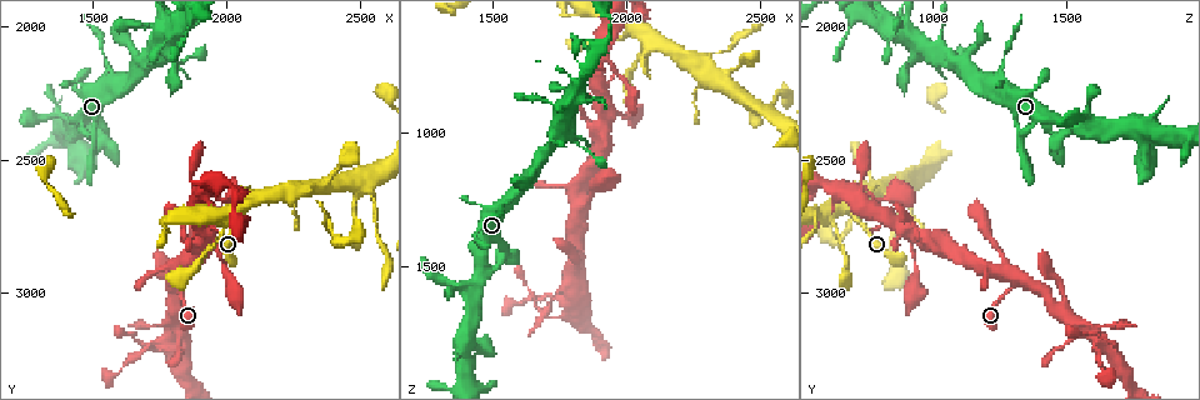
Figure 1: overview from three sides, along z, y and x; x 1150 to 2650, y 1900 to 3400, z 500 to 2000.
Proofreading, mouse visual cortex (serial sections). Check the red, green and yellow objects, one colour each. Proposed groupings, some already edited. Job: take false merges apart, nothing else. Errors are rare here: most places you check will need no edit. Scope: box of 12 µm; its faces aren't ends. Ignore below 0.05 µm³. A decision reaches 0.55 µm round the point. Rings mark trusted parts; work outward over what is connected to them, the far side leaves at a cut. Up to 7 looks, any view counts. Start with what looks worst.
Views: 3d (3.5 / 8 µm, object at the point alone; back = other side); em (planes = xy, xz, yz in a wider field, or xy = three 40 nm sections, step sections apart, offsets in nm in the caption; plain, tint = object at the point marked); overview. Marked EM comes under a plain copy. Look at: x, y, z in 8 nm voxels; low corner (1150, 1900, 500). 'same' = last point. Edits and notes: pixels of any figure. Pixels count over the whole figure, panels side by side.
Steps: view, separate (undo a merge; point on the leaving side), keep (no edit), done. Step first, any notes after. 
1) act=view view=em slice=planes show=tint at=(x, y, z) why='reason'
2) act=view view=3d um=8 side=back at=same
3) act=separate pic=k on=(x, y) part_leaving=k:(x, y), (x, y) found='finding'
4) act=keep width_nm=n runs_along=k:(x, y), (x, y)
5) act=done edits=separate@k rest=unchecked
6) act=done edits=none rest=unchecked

act=view view=3d um=3.5 at=(1820, 2950, 1310) why='calibre changes'

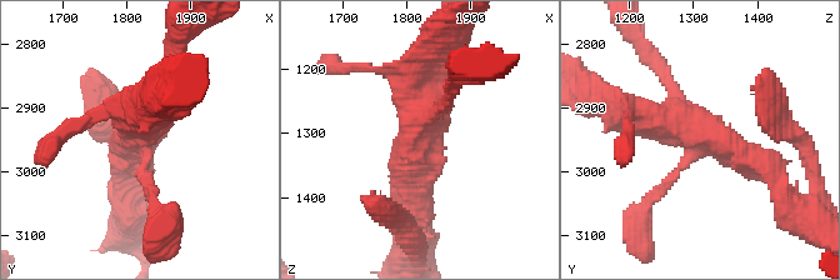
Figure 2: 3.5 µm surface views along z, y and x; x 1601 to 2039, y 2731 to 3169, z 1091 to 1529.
act=view view=em slice=xy step=3 show=tint at=(1830, 2945, 1300) arms=4 arm_widths_nm=150,200,350,400

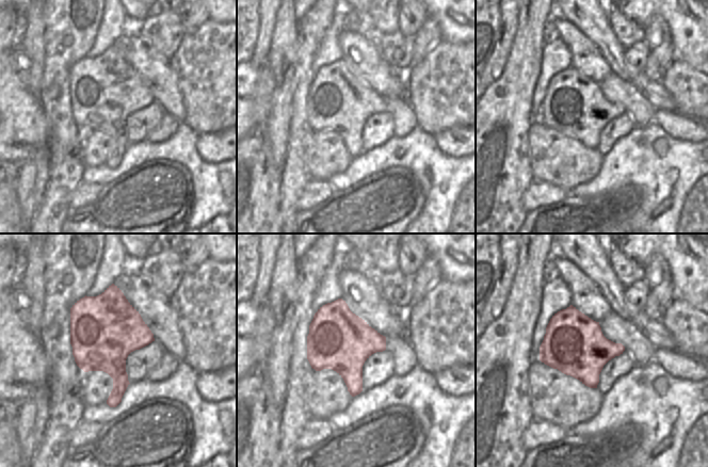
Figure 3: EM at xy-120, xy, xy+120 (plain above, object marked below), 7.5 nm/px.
act=keep runs_along=2:(650, 203), (695, 138), (624, 110) found='one cell here'

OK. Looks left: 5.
act=view view=3d um=3.5 at=(1800, 3180, 1610) why='abrupt turn'

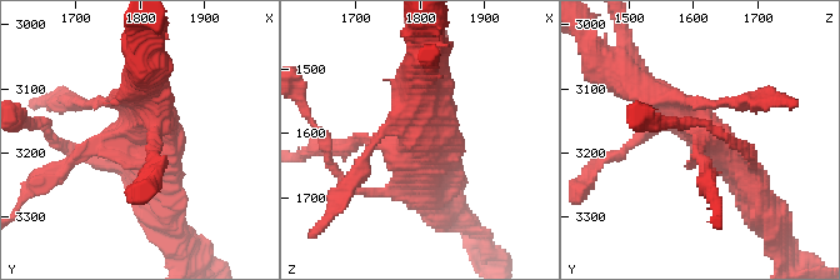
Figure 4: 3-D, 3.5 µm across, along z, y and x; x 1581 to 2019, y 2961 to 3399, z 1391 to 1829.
act=view view=em slice=planes show=tint at=(1800, 3175, 1625) why='need the tissue'

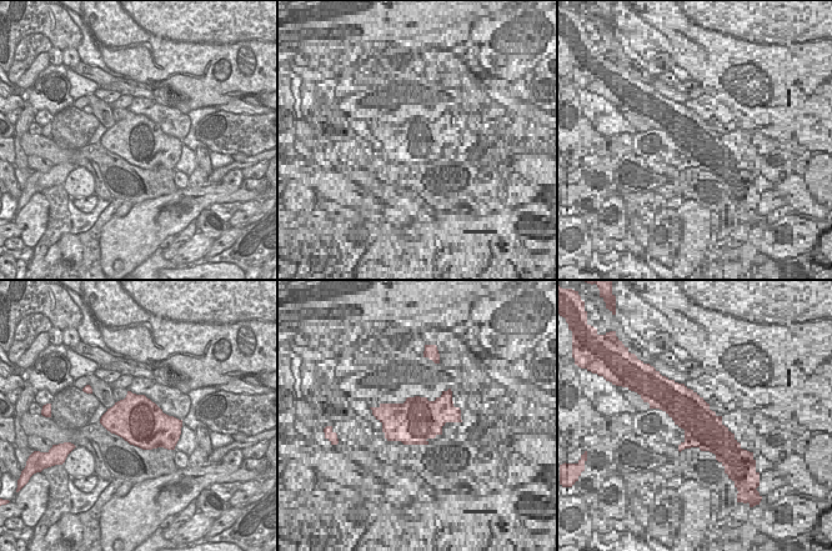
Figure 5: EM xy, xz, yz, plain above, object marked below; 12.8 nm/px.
act=view view=em slice=xy step=2 show=tint at=same

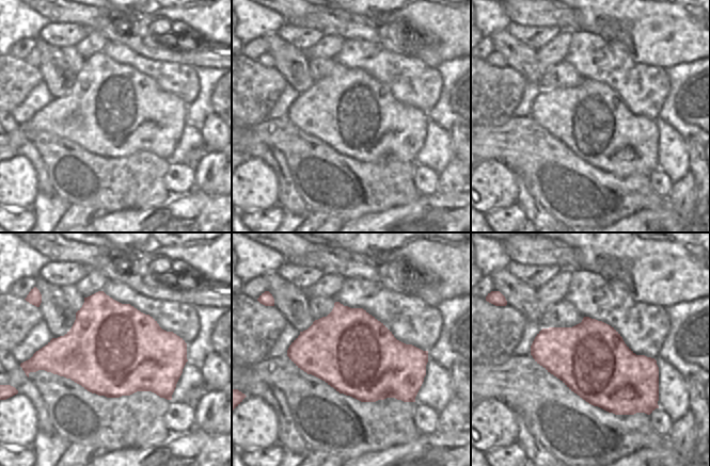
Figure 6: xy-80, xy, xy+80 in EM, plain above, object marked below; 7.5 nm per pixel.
act=keep runs_along=4:(644, 90), (691, 118), (761, 201) found='all the same cell'

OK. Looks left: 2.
act=done edits=none rest=unchecked

